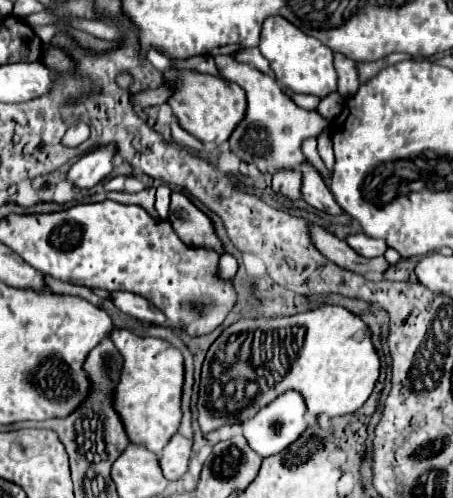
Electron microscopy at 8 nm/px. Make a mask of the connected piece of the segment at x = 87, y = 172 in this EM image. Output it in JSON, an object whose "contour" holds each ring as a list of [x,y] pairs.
{"contour":[[[106,143],[100,145],[98,149],[92,149],[88,153],[84,153],[70,169],[68,179],[78,185],[80,189],[90,189],[94,185],[98,185],[102,179],[106,179],[114,165],[112,159],[118,153],[118,145],[116,143]]]}

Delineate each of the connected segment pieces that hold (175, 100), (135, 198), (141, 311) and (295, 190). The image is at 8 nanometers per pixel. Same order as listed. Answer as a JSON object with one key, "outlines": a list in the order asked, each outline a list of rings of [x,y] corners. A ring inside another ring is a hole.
{"outlines":[[[[166,71],[166,79],[176,81],[176,93],[168,99],[172,113],[178,117],[180,125],[198,137],[202,143],[224,143],[230,139],[236,125],[246,115],[246,95],[240,89],[232,89],[230,81],[218,75],[202,75],[196,71]]],[[[150,187],[150,189],[144,189],[140,193],[112,193],[112,199],[118,201],[118,203],[124,203],[124,205],[140,205],[152,217],[156,217],[156,211],[154,211],[154,191],[156,189]]],[[[116,291],[116,293],[112,293],[112,301],[114,301],[114,305],[122,313],[132,315],[134,319],[148,321],[148,323],[156,323],[156,325],[164,325],[166,323],[164,313],[160,309],[156,309],[150,301],[146,301],[140,295],[126,293],[126,291]]],[[[276,169],[274,179],[272,179],[272,189],[290,199],[298,199],[300,181],[302,181],[302,173],[298,169]]]]}

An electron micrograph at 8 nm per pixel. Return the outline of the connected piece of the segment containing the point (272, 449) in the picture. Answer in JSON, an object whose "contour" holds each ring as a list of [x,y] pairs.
{"contour":[[[286,391],[274,401],[270,401],[266,407],[262,407],[254,417],[242,421],[242,431],[248,441],[248,445],[260,455],[260,457],[270,457],[286,449],[300,433],[306,429],[306,403],[304,397],[298,391]]]}

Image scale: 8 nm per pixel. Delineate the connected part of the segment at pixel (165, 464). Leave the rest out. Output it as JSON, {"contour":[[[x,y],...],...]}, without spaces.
{"contour":[[[176,433],[160,453],[160,467],[164,471],[164,477],[168,481],[180,479],[188,471],[190,455],[192,455],[192,441]]]}

